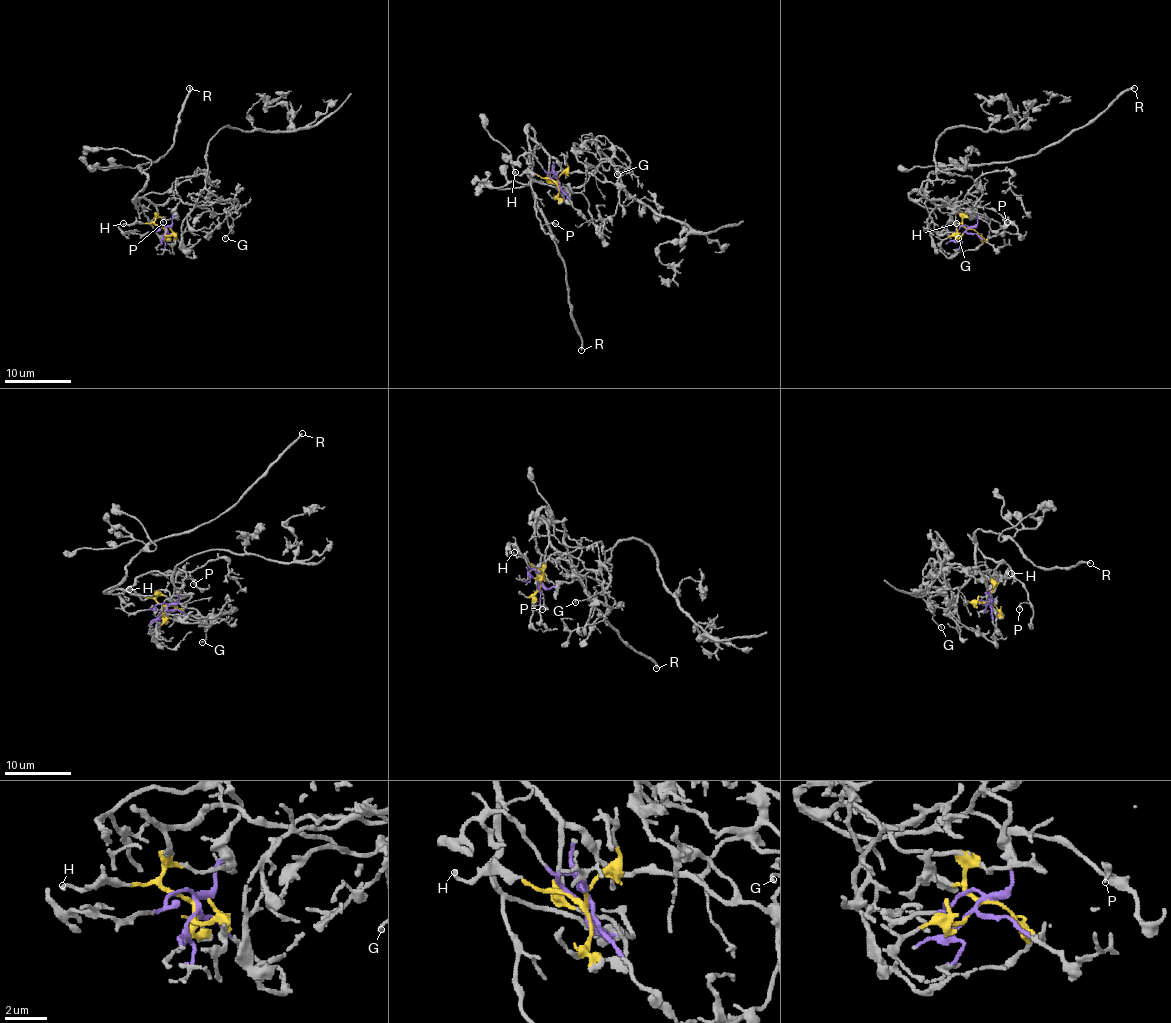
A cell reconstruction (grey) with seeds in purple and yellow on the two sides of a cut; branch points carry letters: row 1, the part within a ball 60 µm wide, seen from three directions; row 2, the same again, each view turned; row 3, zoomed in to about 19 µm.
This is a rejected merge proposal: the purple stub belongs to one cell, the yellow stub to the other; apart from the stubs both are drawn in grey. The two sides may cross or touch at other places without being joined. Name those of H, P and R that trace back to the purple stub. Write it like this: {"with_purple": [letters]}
{"with_purple": []}

